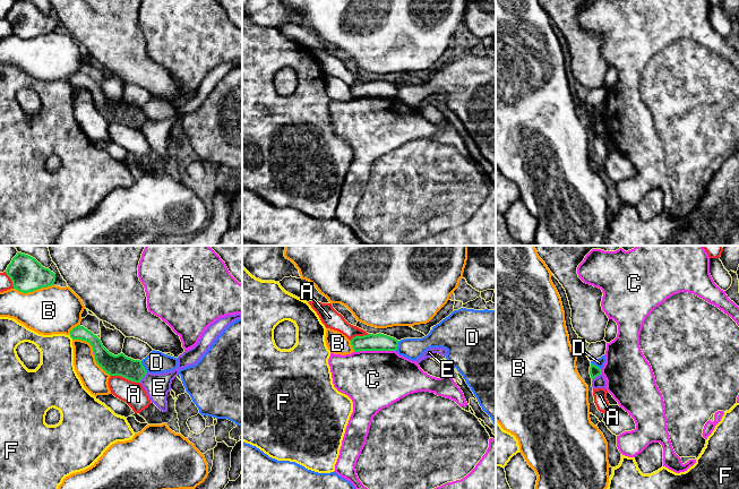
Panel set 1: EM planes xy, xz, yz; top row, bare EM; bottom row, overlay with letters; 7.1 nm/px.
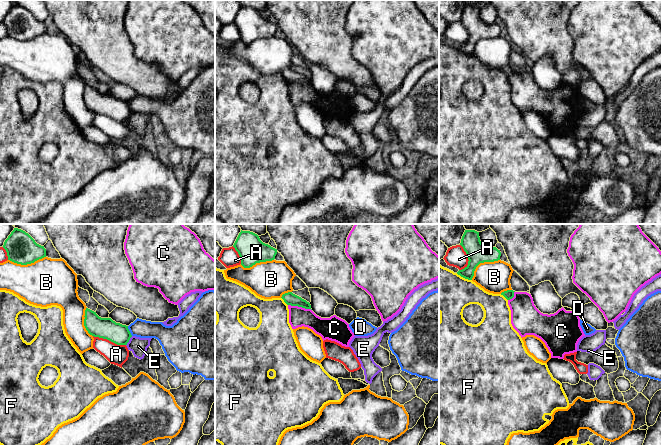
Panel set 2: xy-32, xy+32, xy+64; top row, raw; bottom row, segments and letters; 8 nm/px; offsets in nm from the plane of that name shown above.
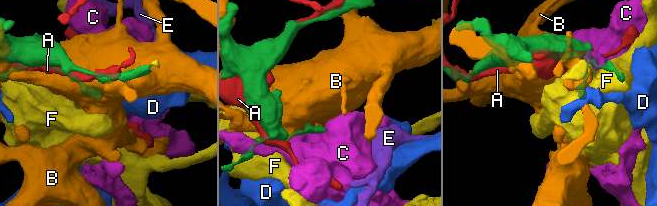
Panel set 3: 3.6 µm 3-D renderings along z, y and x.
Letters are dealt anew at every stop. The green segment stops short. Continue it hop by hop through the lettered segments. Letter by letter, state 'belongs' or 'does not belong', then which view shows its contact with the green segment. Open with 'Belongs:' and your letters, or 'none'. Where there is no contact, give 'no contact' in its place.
Belongs: none
A: does not belong; contact in xy
B: does not belong; contact in xy
C: does not belong; contact in xz
D: does not belong; contact in xy
E: does not belong; contact in xy
F: does not belong; contact in xy

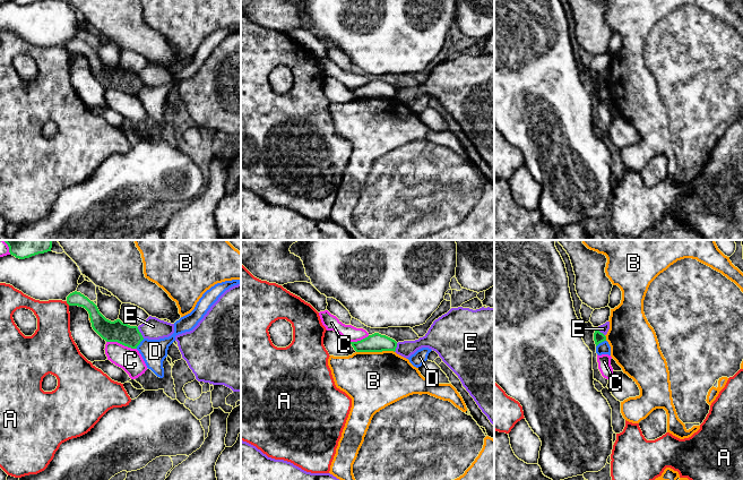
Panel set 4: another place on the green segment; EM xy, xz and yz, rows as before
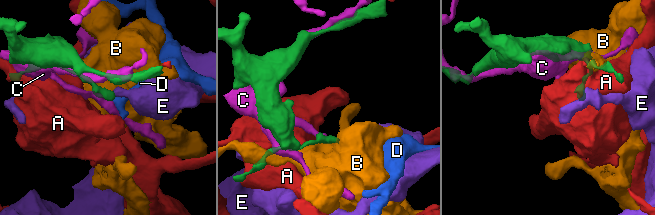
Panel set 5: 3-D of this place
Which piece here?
Belongs: none
A: does not belong; contact in xy
B: does not belong; contact in xz
C: does not belong; contact in xy
D: does not belong; contact in xy
E: does not belong; contact in xy

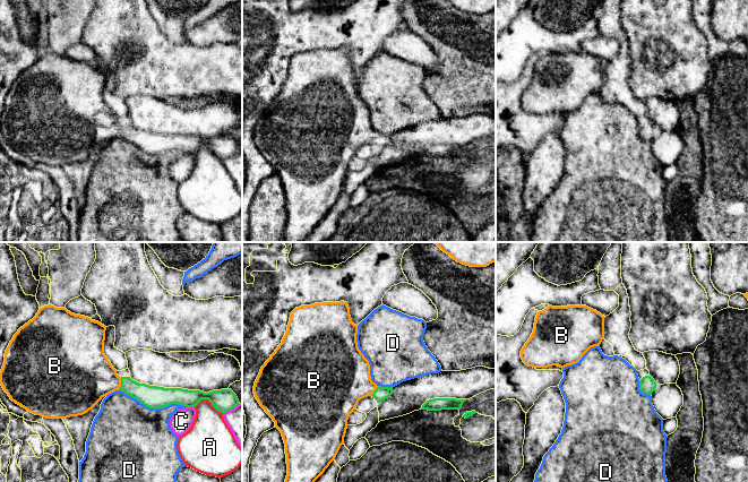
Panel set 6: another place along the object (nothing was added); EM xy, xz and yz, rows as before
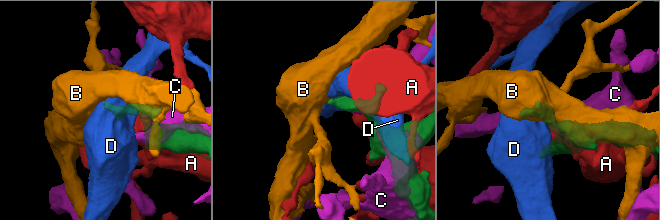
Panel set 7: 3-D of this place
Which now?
Belongs: B
A: does not belong; contact in xy
B: belongs; contact in xy
C: does not belong; contact in xy
D: does not belong; contact in xy

